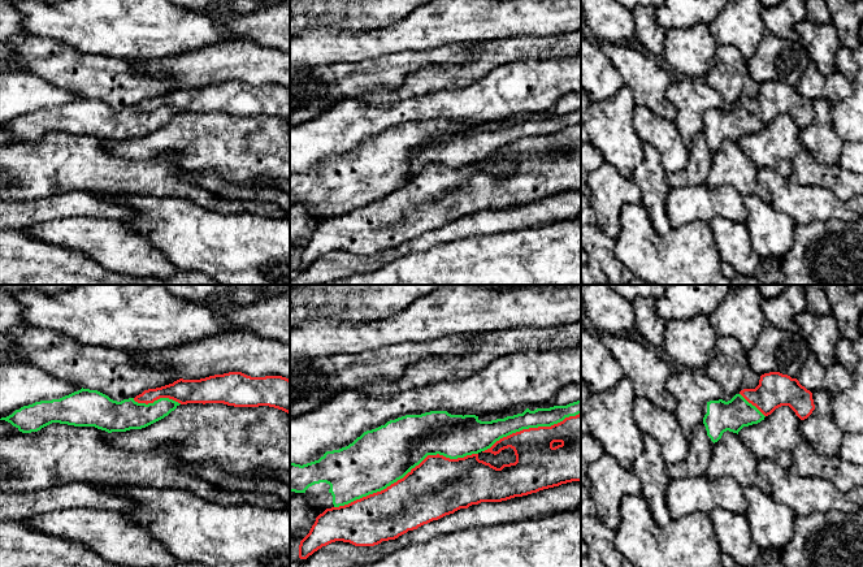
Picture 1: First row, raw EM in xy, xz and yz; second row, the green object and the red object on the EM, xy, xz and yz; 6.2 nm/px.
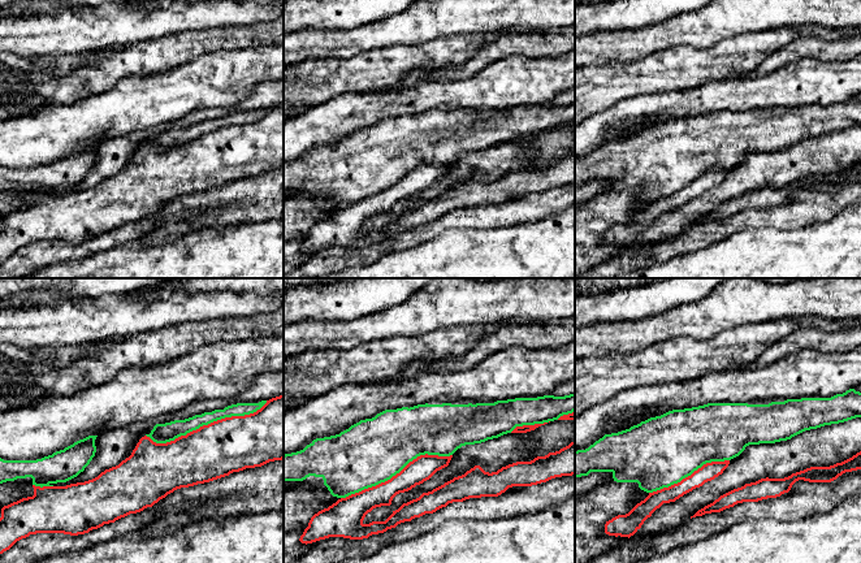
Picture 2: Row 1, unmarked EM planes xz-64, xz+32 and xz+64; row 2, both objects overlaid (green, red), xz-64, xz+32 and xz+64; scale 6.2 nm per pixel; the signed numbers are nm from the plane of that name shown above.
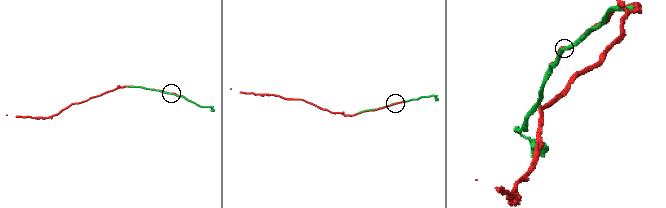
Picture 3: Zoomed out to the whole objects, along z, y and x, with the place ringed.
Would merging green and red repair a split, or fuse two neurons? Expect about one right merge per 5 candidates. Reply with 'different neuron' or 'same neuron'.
different neuron

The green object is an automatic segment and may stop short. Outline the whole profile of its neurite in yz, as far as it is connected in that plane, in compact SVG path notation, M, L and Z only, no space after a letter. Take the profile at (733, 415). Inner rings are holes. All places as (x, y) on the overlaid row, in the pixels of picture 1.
M736 394L730 401L723 399L707 402L707 414L703 424L707 436L715 443L723 433L729 430L737 433L743 428L764 420L764 415L741 394Z

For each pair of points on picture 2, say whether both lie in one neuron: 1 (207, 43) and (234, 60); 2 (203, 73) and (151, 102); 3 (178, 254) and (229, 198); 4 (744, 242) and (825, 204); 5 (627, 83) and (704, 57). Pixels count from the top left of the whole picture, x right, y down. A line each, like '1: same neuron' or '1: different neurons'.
1: different neurons
2: same neuron
3: different neurons
4: different neurons
5: same neuron

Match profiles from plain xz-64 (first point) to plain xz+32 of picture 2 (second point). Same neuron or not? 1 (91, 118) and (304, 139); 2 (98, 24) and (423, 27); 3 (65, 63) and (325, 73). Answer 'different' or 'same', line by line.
1: same
2: same
3: same

